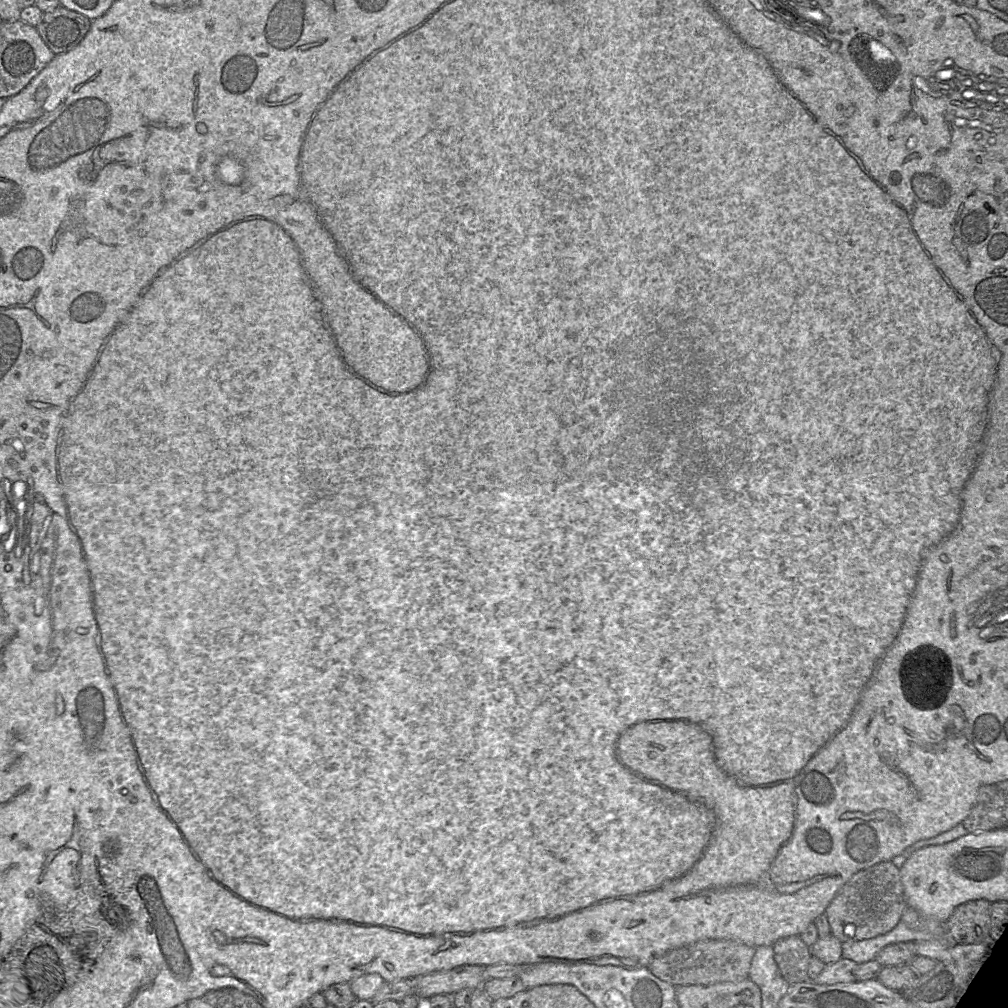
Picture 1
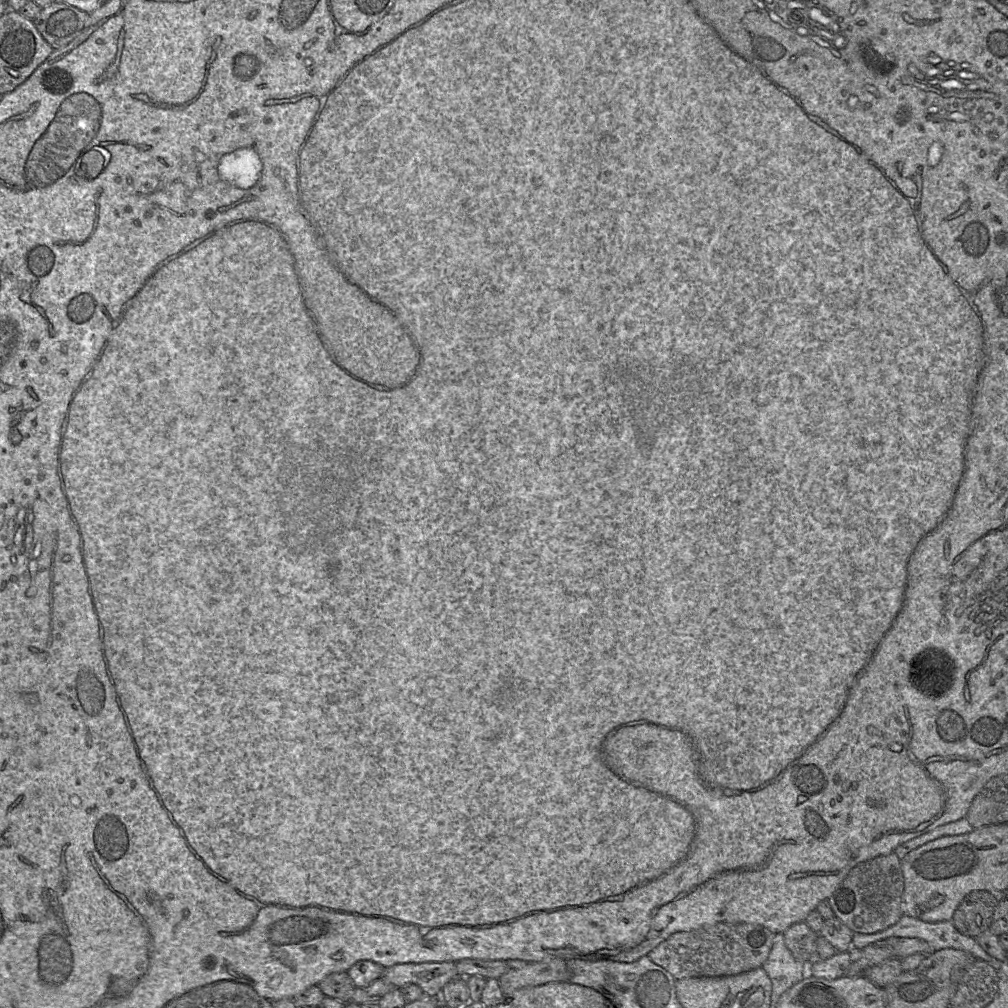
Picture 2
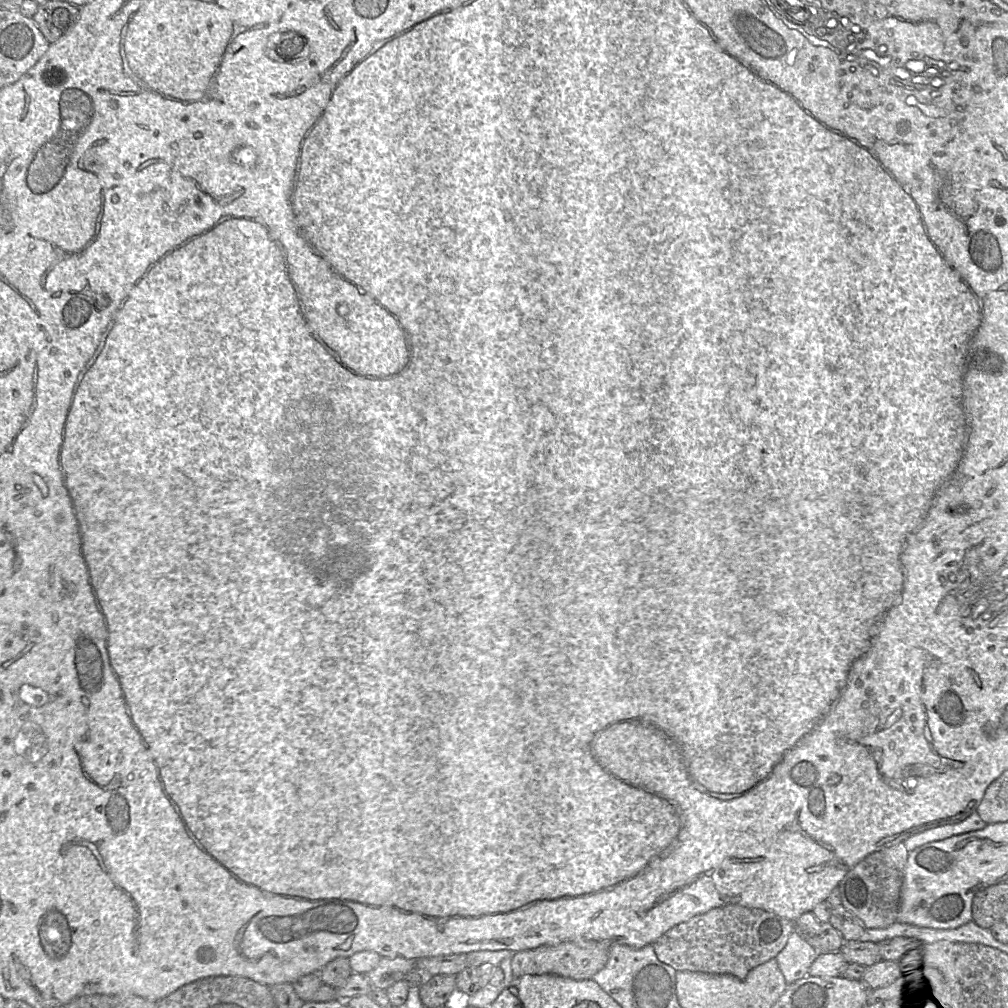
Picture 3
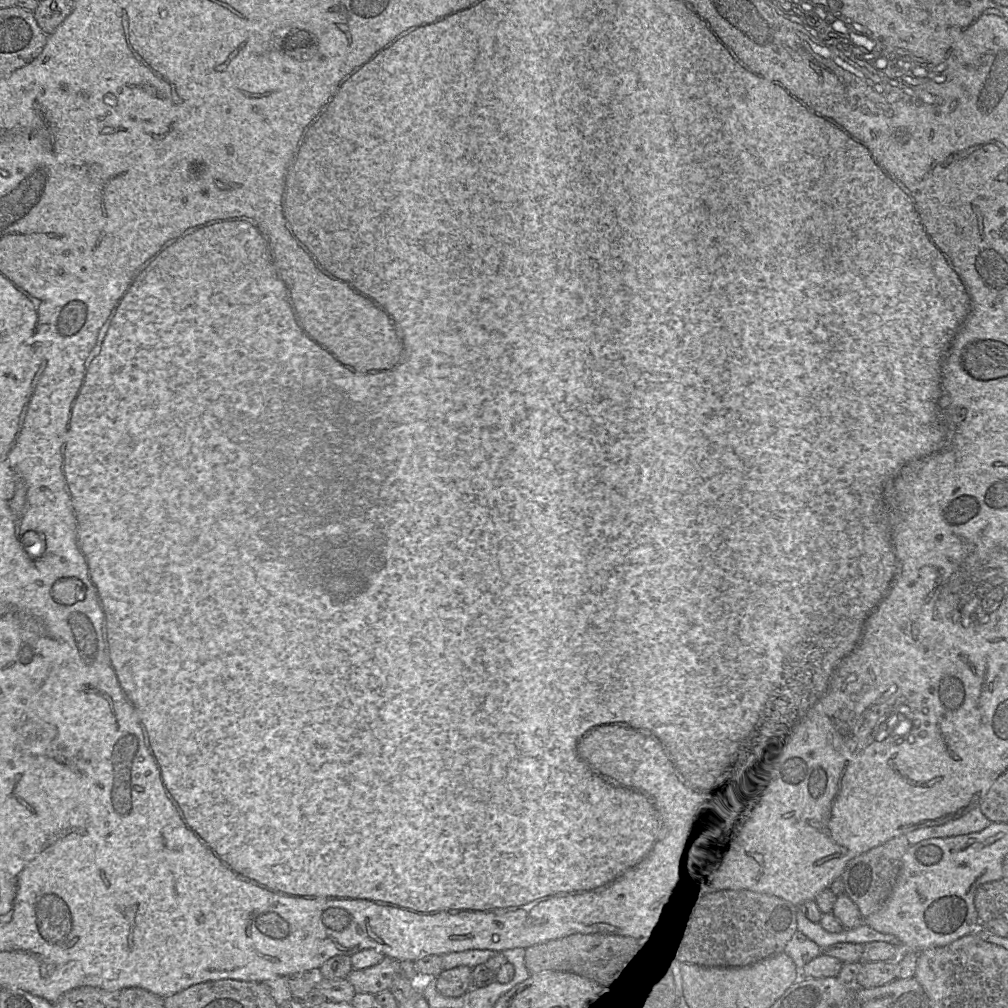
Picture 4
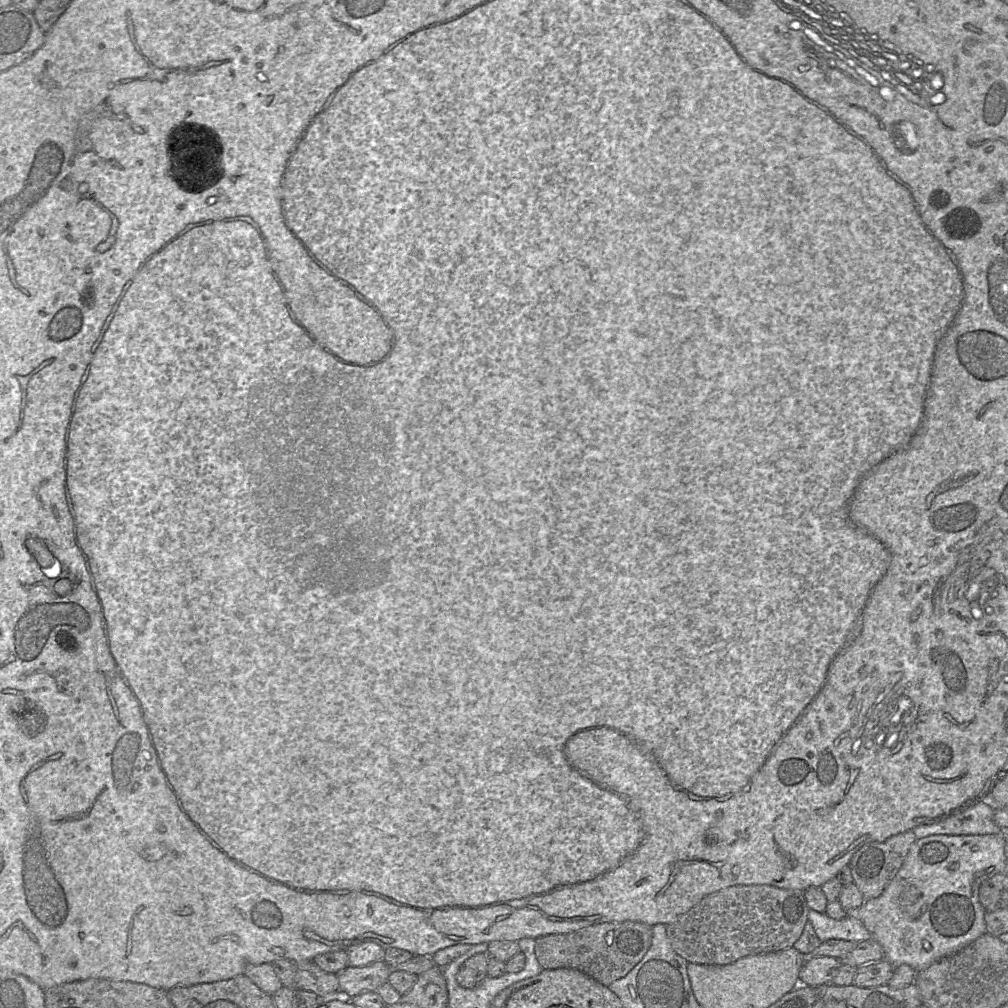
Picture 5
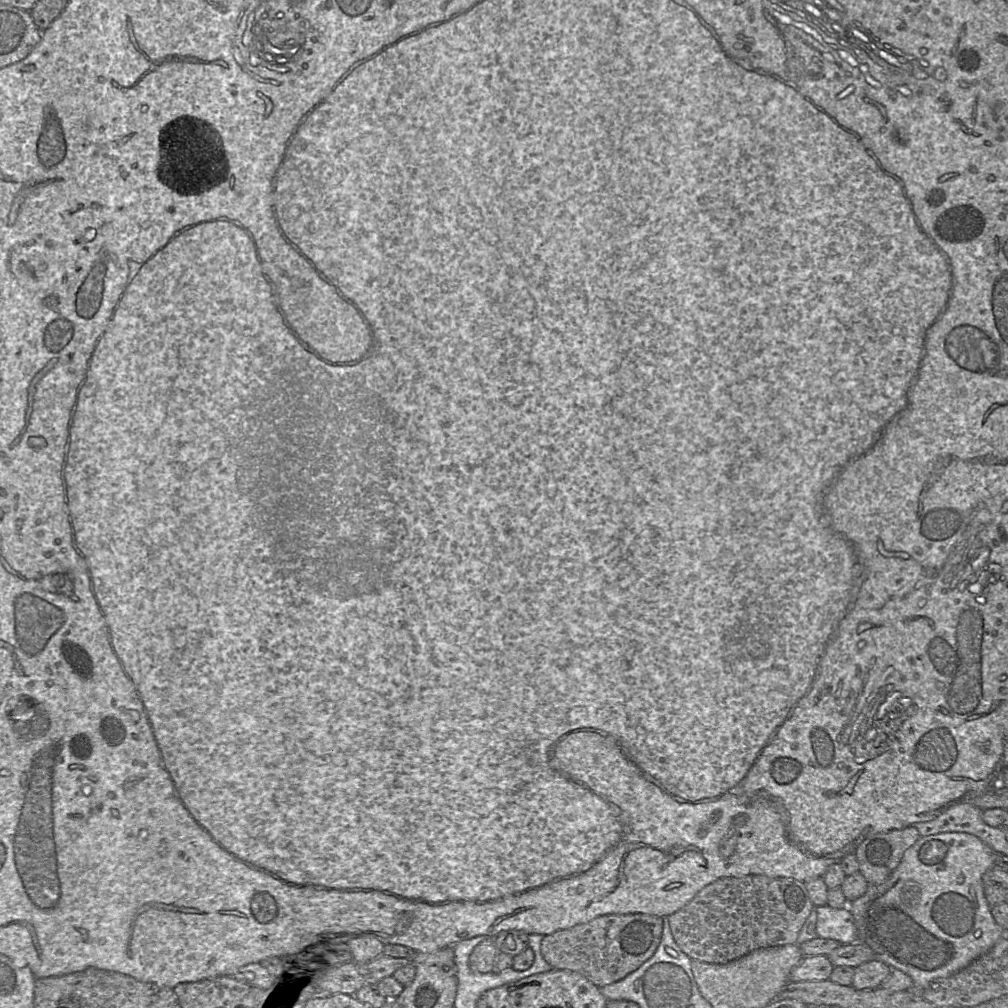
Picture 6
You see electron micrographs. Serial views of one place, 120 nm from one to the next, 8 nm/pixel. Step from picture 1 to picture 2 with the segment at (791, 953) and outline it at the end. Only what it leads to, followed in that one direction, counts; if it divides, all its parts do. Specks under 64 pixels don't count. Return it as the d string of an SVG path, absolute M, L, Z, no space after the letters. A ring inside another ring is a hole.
M799 922L784 932L784 942L796 960L808 963L814 961L818 935L805 922Z

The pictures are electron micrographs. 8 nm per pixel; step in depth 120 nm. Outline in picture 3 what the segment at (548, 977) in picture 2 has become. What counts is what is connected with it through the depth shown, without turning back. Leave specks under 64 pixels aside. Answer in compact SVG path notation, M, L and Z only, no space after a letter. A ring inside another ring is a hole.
M562 942L515 952L511 960L511 970L514 978L524 975L557 975L573 980L590 980L606 965L607 961L608 950L584 948L572 942Z

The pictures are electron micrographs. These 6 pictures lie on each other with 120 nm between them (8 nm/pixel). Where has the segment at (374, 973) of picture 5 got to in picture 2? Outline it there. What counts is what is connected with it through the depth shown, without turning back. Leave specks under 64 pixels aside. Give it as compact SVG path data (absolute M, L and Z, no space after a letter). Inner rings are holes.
M456 962L402 963L383 969L382 976L395 988L418 985L424 995L440 996L442 987L458 977Z

